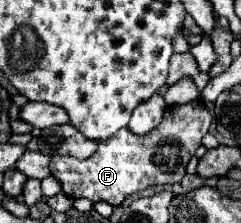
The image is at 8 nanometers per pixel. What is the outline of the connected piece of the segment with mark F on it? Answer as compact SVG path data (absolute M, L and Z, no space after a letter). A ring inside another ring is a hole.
M191 101L185 105L173 105L167 109L161 125L149 135L135 135L129 129L119 129L115 137L101 141L97 151L85 159L51 157L51 175L61 183L61 189L71 199L87 197L91 201L107 201L109 205L121 205L129 195L155 185L175 185L183 179L185 167L195 151L201 147L203 135L209 131L211 113L203 101Z

